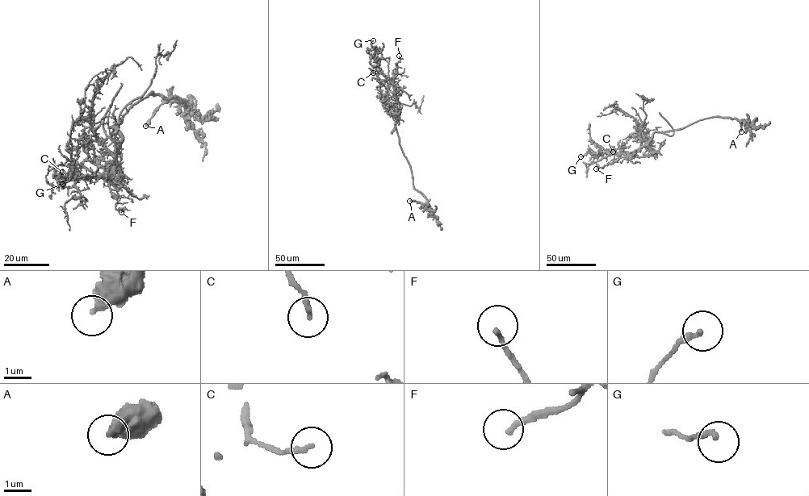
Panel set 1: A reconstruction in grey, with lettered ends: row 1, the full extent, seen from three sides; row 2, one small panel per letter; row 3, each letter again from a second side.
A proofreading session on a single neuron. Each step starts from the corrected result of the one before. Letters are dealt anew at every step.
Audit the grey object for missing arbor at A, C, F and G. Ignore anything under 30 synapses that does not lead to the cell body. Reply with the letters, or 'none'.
none

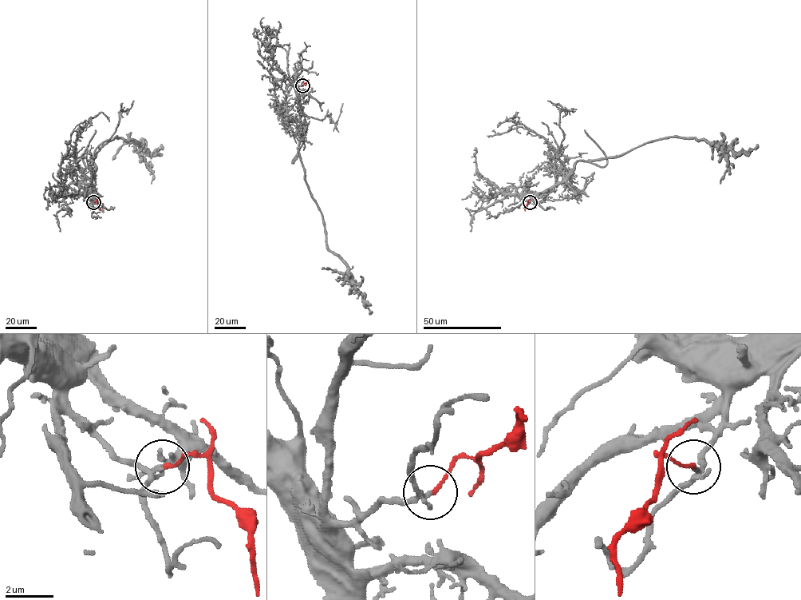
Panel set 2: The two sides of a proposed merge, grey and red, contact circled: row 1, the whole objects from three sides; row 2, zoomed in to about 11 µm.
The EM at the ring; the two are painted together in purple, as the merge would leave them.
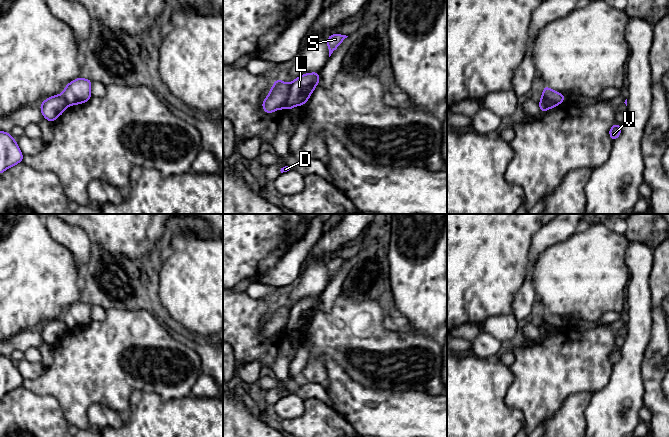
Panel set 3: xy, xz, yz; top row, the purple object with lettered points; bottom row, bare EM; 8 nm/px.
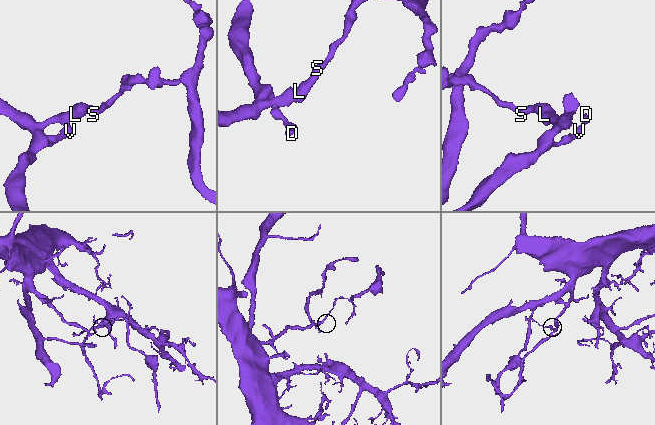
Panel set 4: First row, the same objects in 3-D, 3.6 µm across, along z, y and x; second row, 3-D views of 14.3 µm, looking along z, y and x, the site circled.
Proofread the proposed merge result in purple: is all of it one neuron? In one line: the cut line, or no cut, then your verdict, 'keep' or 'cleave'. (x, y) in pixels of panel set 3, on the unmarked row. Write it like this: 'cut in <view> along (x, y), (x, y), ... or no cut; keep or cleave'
cut in xz along (289, 308), (287, 332); cleave

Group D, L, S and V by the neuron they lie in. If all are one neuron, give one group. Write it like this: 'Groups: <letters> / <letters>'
Groups: D V / L S

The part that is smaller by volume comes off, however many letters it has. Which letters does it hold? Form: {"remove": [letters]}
{"remove": ["L", "S"]}

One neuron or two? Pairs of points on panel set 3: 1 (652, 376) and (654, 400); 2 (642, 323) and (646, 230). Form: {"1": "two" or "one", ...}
{"1": "one", "2": "two"}

